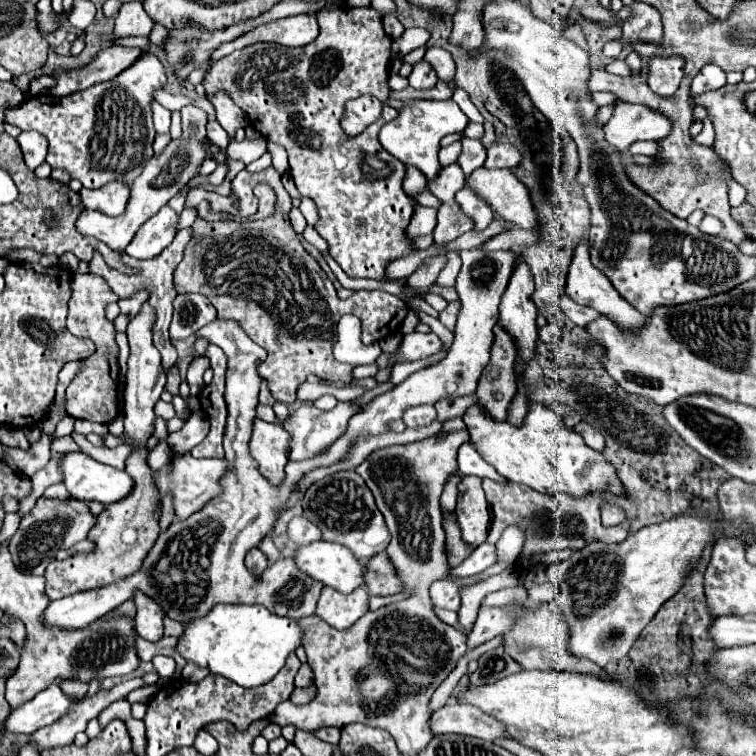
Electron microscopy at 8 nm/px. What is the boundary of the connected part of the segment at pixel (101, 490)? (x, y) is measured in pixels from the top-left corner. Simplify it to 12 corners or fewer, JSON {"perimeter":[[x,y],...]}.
{"perimeter":[[87,453],[63,455],[71,497],[117,503],[135,487],[127,471]]}

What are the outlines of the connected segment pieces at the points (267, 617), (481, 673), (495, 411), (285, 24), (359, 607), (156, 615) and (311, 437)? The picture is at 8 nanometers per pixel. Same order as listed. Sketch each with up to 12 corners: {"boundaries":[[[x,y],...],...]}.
{"boundaries":[[[215,605],[177,651],[241,687],[269,683],[303,645],[263,605]],[[503,647],[479,657],[469,687],[495,683],[521,671]],[[495,325],[491,359],[477,399],[493,419],[505,419],[515,395],[517,349]],[[295,15],[221,45],[211,61],[269,41],[303,47],[319,35],[315,15]],[[323,587],[315,613],[347,629],[369,611],[369,593]],[[135,593],[135,629],[147,641],[163,637],[163,611]],[[301,405],[283,421],[289,461],[313,459],[343,437],[357,407]]]}

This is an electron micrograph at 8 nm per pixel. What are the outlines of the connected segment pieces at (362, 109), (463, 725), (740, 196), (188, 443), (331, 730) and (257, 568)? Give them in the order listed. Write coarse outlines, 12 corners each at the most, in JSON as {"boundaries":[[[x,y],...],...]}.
{"boundaries":[[[369,95],[347,103],[341,127],[355,137],[381,117],[381,101]],[[463,703],[431,717],[433,735],[459,733],[485,741],[509,735],[503,723]],[[735,179],[727,181],[733,207],[745,201],[745,189]],[[203,411],[167,437],[173,455],[189,453],[207,437],[209,423]],[[323,727],[313,733],[331,745],[339,745],[341,729]],[[259,549],[245,555],[245,567],[255,575],[267,567],[267,557]]]}

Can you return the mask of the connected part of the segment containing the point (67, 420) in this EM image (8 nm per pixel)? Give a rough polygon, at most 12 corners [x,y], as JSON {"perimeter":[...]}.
{"perimeter":[[67,415],[58,424],[53,439],[70,435],[75,418]]}

